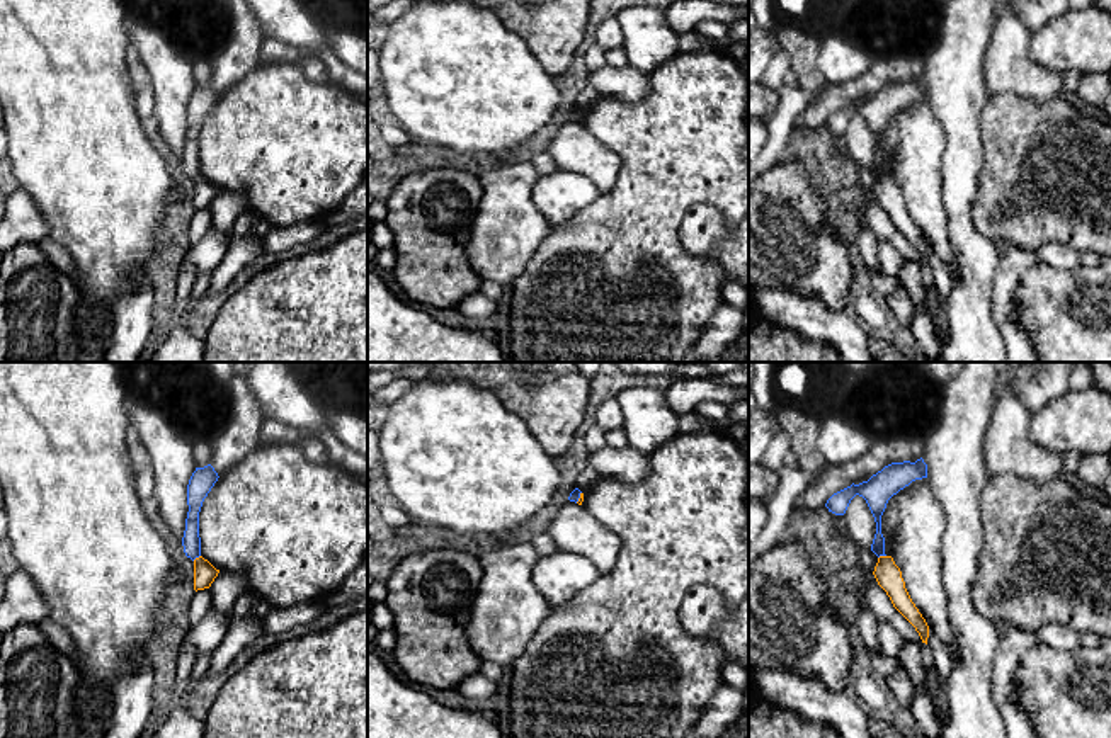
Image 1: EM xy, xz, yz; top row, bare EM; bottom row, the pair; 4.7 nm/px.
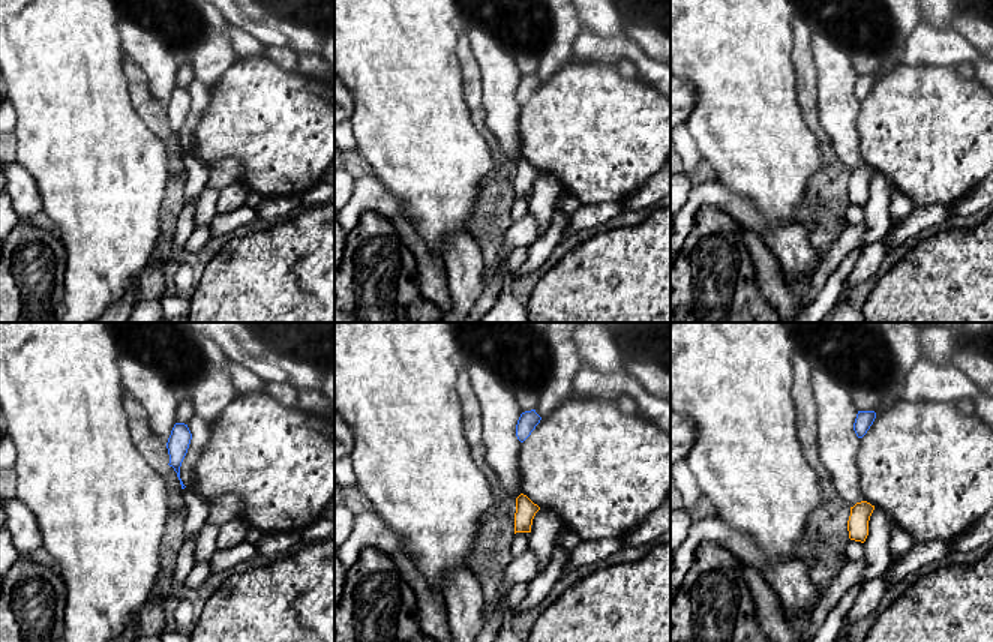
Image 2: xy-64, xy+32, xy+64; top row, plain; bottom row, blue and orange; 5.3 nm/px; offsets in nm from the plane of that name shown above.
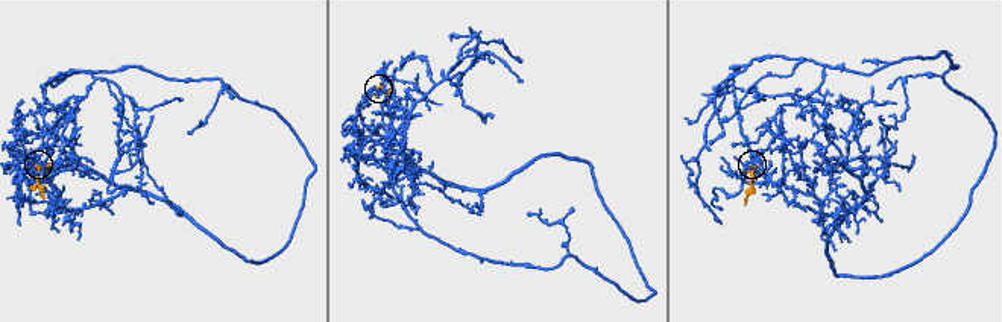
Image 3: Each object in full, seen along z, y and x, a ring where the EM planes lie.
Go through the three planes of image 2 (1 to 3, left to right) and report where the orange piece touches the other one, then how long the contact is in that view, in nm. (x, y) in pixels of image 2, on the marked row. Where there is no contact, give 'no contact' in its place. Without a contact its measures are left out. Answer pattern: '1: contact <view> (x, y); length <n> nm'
1: no contact
2: no contact
3: no contact

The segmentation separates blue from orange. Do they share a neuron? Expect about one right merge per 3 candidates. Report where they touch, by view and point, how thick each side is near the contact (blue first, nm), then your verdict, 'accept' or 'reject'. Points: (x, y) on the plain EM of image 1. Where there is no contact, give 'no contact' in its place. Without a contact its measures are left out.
meets blue in yz at (882, 174); 90 nm thick on the blue side, 120 nm on the other; reject

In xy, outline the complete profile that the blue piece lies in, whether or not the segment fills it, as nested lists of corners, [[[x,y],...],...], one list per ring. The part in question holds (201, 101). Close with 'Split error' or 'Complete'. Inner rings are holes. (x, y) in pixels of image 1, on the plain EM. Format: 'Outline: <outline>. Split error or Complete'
Outline: [[[211,83],[196,87],[187,104],[187,138],[182,156],[184,172],[192,180],[201,175],[201,156],[199,156],[199,131],[204,117],[218,100],[218,92]]]. Complete

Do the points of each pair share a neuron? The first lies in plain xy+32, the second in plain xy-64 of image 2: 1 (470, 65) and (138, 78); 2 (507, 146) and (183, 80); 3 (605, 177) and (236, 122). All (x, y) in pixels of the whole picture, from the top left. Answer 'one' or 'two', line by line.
1: one
2: two
3: one

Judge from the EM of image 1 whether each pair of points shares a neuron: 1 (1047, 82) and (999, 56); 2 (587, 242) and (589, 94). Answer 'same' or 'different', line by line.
1: same
2: different

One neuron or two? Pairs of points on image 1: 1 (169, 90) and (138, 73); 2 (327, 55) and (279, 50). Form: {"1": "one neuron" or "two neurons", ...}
{"1": "two neurons", "2": "one neuron"}

